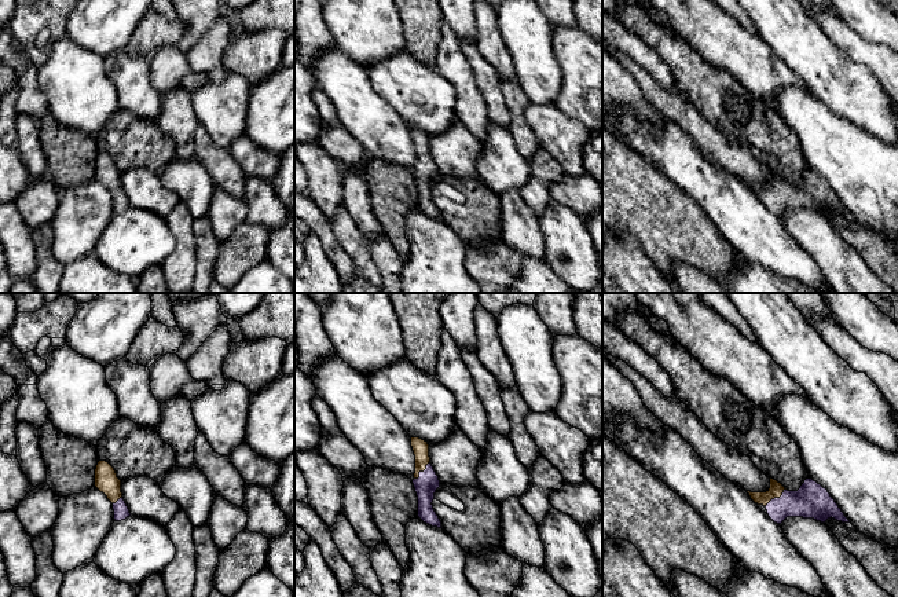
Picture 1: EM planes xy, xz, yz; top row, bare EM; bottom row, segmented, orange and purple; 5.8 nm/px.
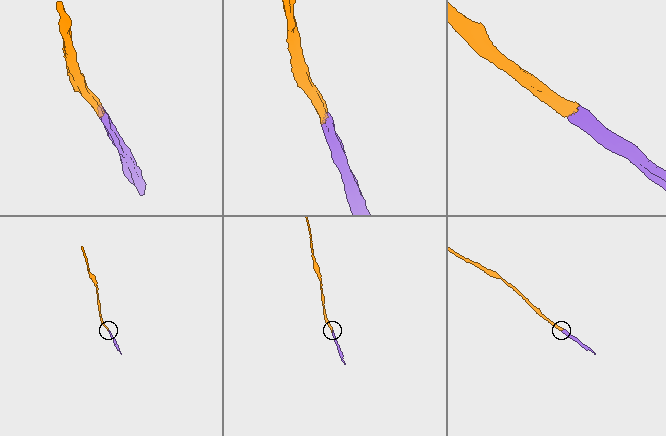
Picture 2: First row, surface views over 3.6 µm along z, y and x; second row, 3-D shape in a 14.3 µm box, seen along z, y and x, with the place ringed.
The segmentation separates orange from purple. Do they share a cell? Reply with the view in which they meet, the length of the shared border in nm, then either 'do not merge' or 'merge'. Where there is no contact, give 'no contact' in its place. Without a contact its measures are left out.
contact in yz; length 170 nm; merge

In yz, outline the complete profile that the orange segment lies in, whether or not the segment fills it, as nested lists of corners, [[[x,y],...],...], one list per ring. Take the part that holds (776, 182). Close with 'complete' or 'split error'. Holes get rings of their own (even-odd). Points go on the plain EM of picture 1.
[[[770,169],[770,180],[766,184],[747,184],[755,195],[766,199],[769,209],[777,216],[787,209],[814,210],[821,215],[832,209],[850,215],[828,182],[813,171],[806,171],[798,183],[788,183]]]; split error

